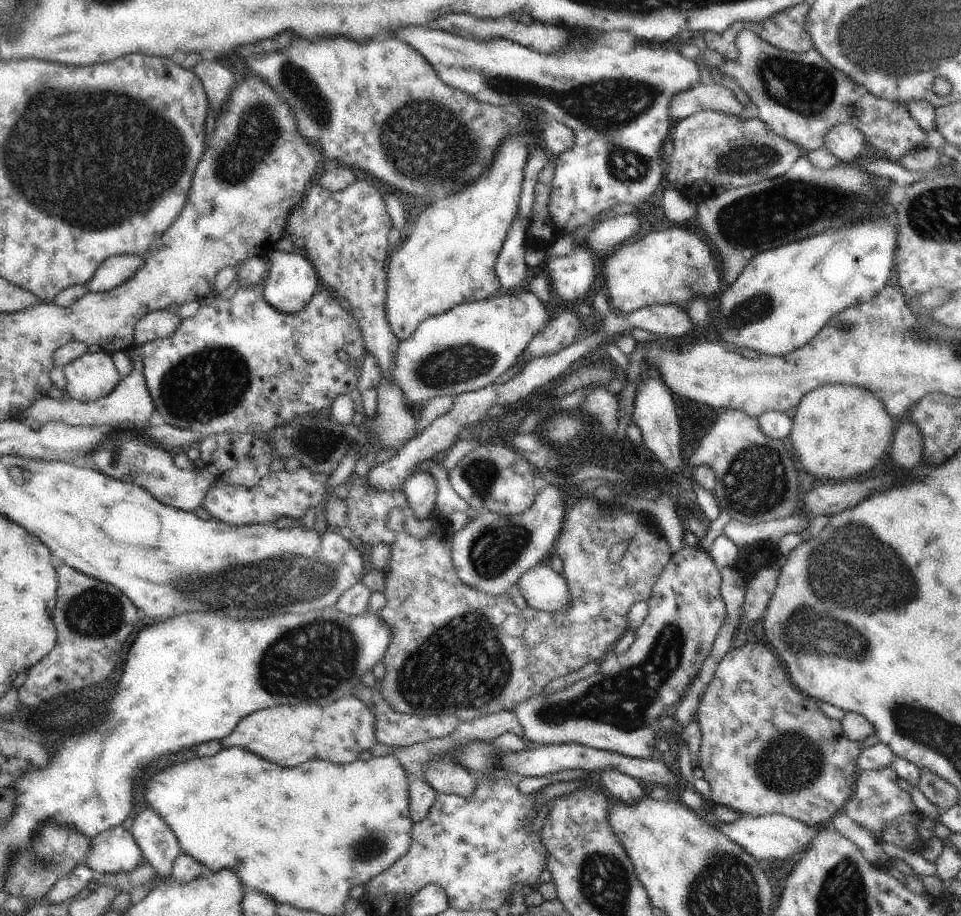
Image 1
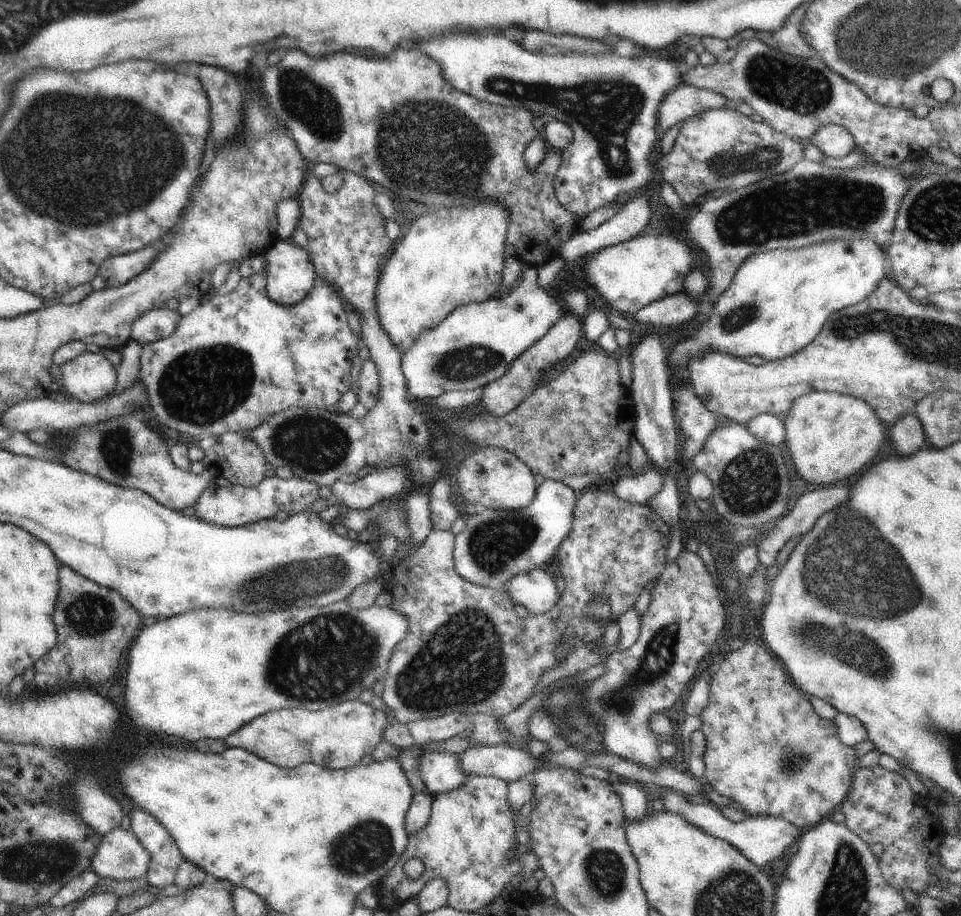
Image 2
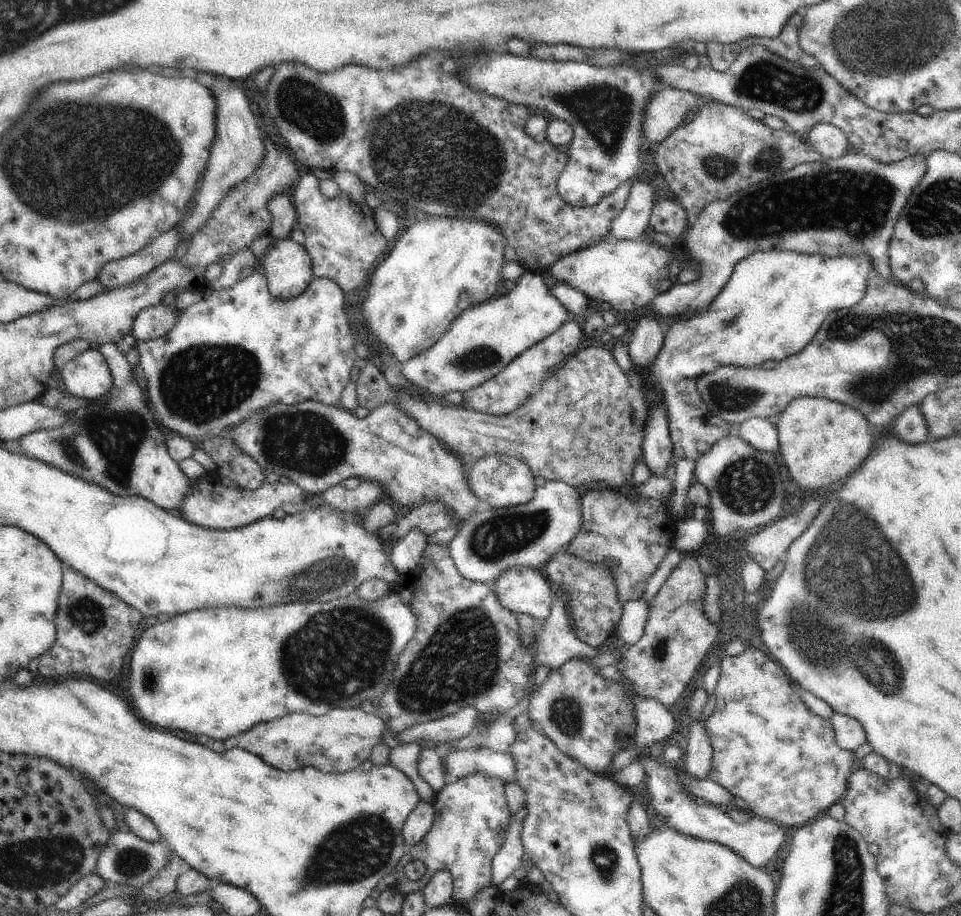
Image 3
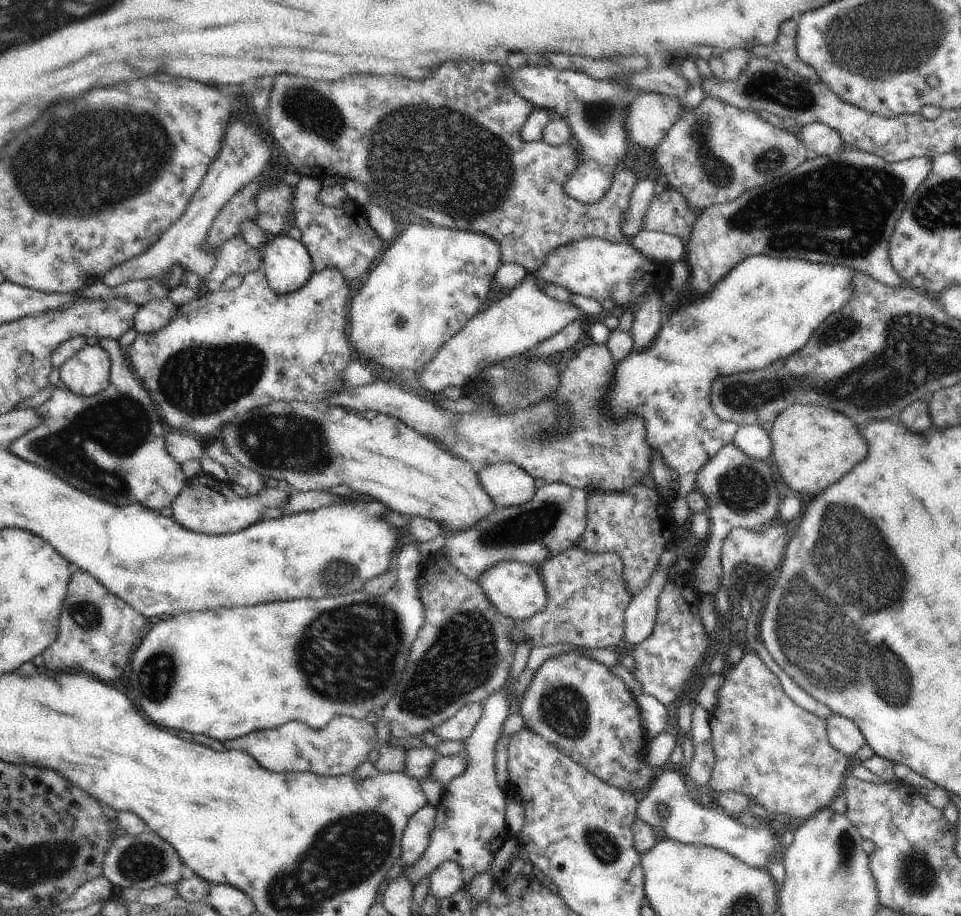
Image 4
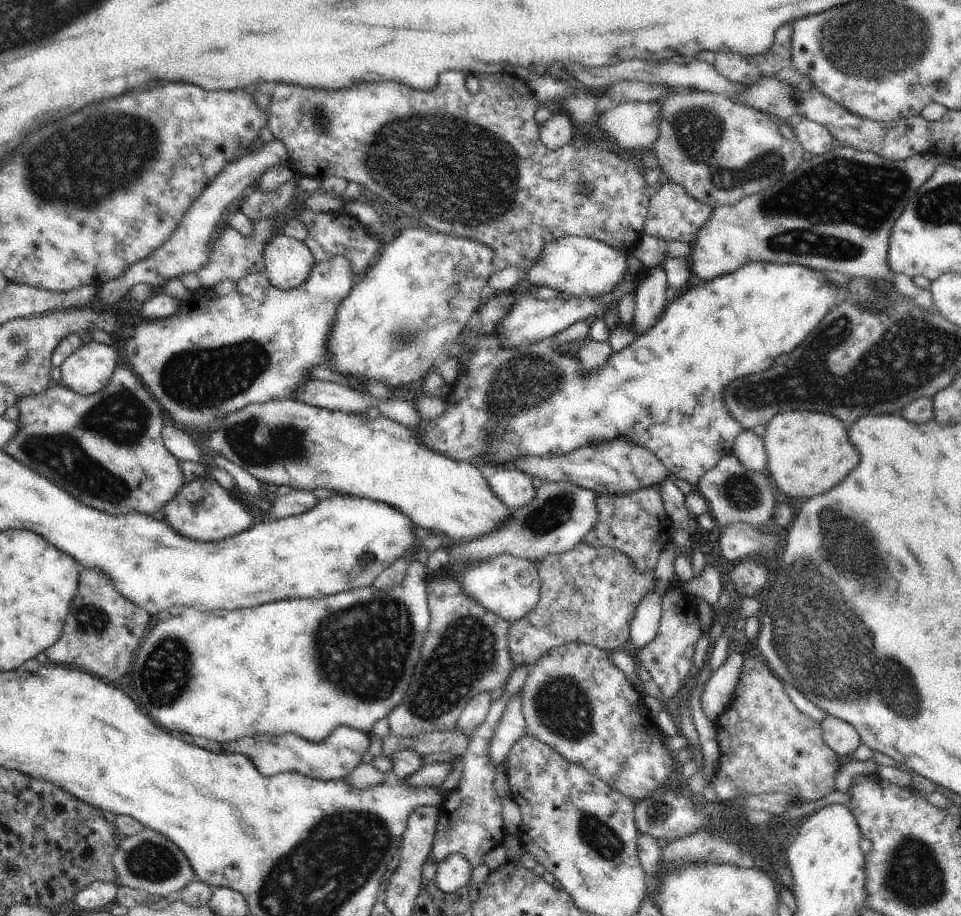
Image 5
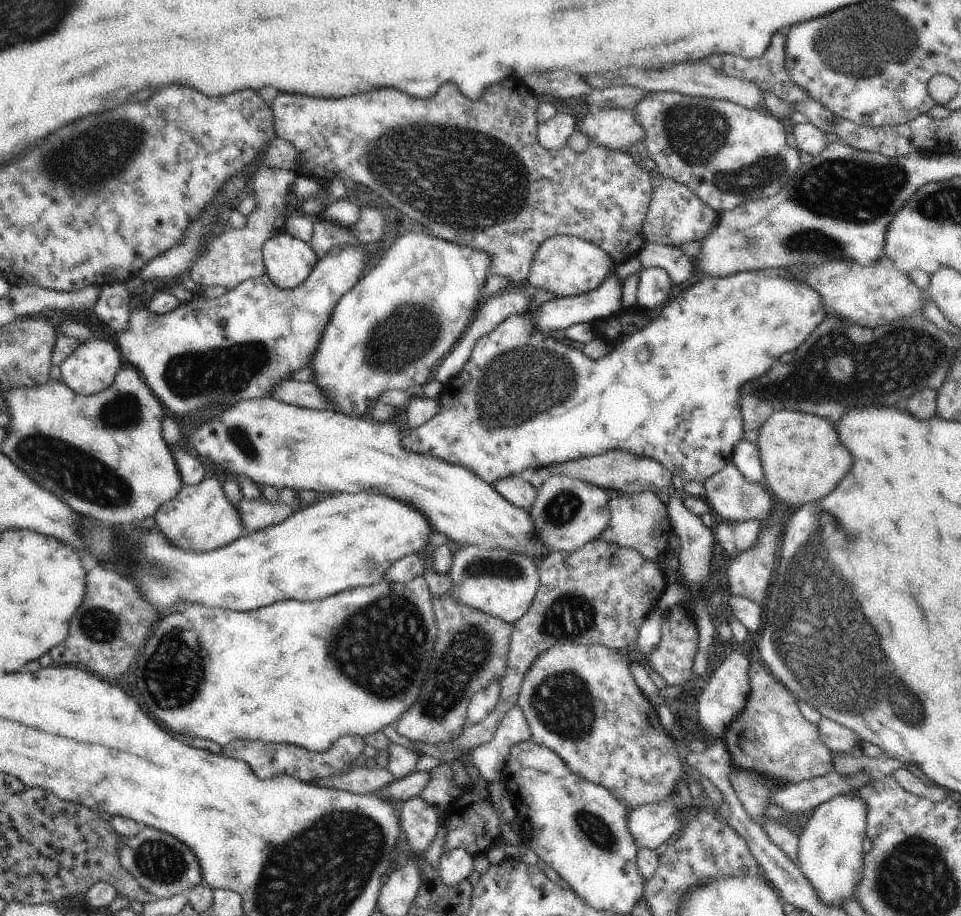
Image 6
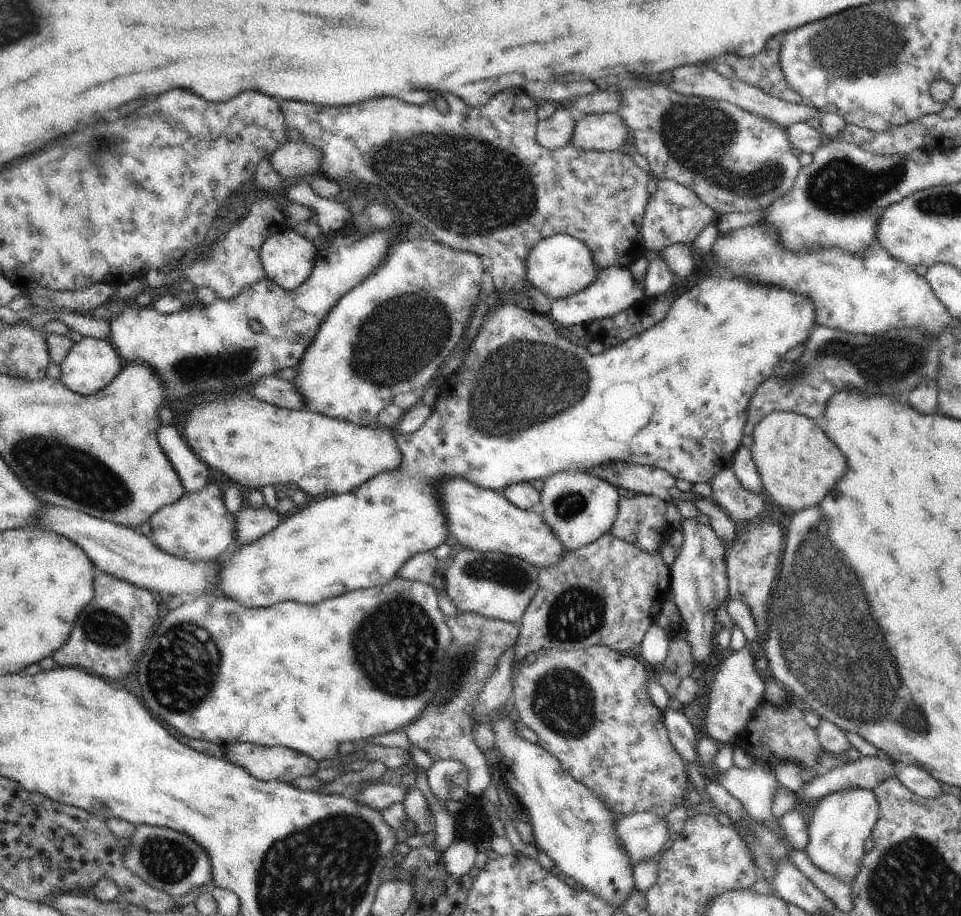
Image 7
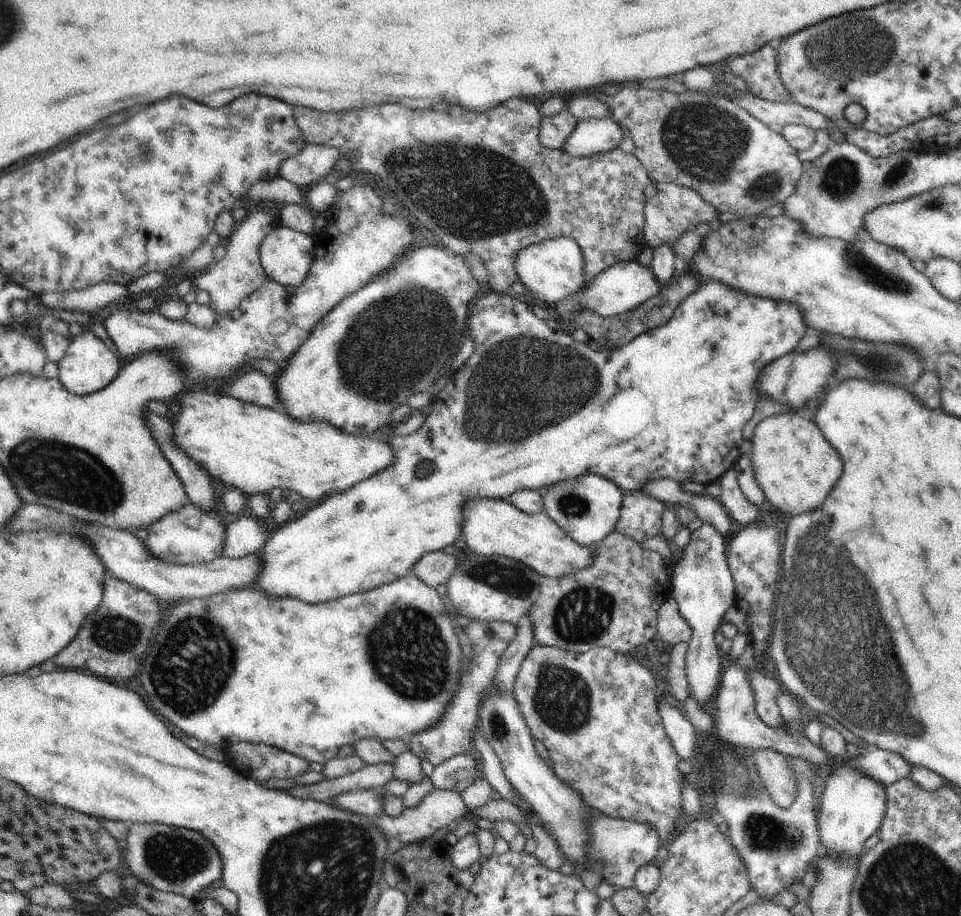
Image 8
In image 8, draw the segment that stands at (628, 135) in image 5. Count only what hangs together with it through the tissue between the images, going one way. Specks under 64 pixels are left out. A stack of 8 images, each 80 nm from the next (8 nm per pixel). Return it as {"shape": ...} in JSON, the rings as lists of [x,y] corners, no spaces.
{"shape":[[[613,118],[578,121],[560,150],[572,157],[584,158],[610,152],[620,146],[624,131]]]}

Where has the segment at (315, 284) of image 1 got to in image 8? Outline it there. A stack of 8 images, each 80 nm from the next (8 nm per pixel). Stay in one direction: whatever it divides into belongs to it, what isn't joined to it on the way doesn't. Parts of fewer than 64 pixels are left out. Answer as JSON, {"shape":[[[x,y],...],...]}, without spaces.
{"shape":[[[278,226],[262,241],[259,257],[269,279],[296,288],[307,277],[314,262],[315,239]]]}

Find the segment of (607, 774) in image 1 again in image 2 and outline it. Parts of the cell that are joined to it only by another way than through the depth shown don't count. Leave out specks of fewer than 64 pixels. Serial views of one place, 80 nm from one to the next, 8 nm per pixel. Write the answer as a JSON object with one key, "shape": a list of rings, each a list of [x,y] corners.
{"shape":[[[612,776],[609,781],[613,784],[612,788],[621,796],[626,820],[644,820],[650,812],[650,805],[639,783],[623,784],[618,780],[618,776]]]}

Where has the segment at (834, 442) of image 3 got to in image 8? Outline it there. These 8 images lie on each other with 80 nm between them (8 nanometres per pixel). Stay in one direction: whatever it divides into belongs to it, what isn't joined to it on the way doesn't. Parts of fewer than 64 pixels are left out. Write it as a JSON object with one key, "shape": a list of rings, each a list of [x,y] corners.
{"shape":[[[798,413],[773,414],[756,426],[752,437],[754,476],[766,500],[784,512],[798,516],[816,510],[832,492],[842,474],[838,452],[822,438],[818,425]]]}

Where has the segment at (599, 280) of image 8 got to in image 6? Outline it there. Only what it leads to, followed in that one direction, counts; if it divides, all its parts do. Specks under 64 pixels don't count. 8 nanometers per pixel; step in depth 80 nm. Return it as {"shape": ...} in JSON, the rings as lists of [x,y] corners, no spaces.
{"shape":[[[614,270],[608,273],[606,280],[593,291],[578,296],[557,297],[545,303],[538,311],[534,313],[529,311],[529,315],[533,316],[533,327],[536,327],[537,331],[555,335],[557,331],[563,331],[578,323],[595,325],[598,321],[622,313],[622,300],[623,281],[618,279],[618,274]]]}

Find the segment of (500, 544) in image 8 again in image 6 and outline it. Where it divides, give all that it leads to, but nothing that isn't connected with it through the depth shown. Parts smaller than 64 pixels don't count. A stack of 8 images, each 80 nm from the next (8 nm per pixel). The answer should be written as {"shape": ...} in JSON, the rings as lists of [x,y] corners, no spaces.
{"shape":[[[266,395],[262,399],[240,401],[238,404],[226,408],[220,416],[217,415],[208,421],[202,421],[201,425],[195,428],[193,432],[186,432],[186,443],[189,450],[194,452],[203,461],[208,459],[212,464],[220,464],[229,476],[246,475],[250,480],[253,480],[258,486],[265,488],[271,494],[280,491],[284,487],[291,488],[296,492],[298,490],[314,490],[314,492],[322,495],[326,495],[326,492],[330,494],[356,494],[362,492],[362,490],[382,490],[388,496],[400,498],[400,500],[404,500],[409,505],[414,504],[414,506],[418,506],[428,517],[429,523],[432,524],[435,530],[441,533],[444,532],[451,542],[456,542],[461,546],[476,545],[482,549],[504,549],[513,553],[524,554],[524,556],[532,558],[536,563],[539,563],[540,560],[550,553],[546,552],[547,548],[545,544],[541,543],[541,540],[537,537],[537,530],[530,511],[519,509],[517,506],[509,503],[503,496],[500,496],[499,492],[496,492],[496,489],[492,485],[484,482],[475,472],[467,468],[450,464],[442,459],[427,457],[412,452],[409,453],[401,444],[401,429],[402,427],[397,420],[384,423],[376,420],[366,422],[362,418],[357,419],[356,417],[349,417],[330,410],[300,408],[274,400],[272,397]]]}

